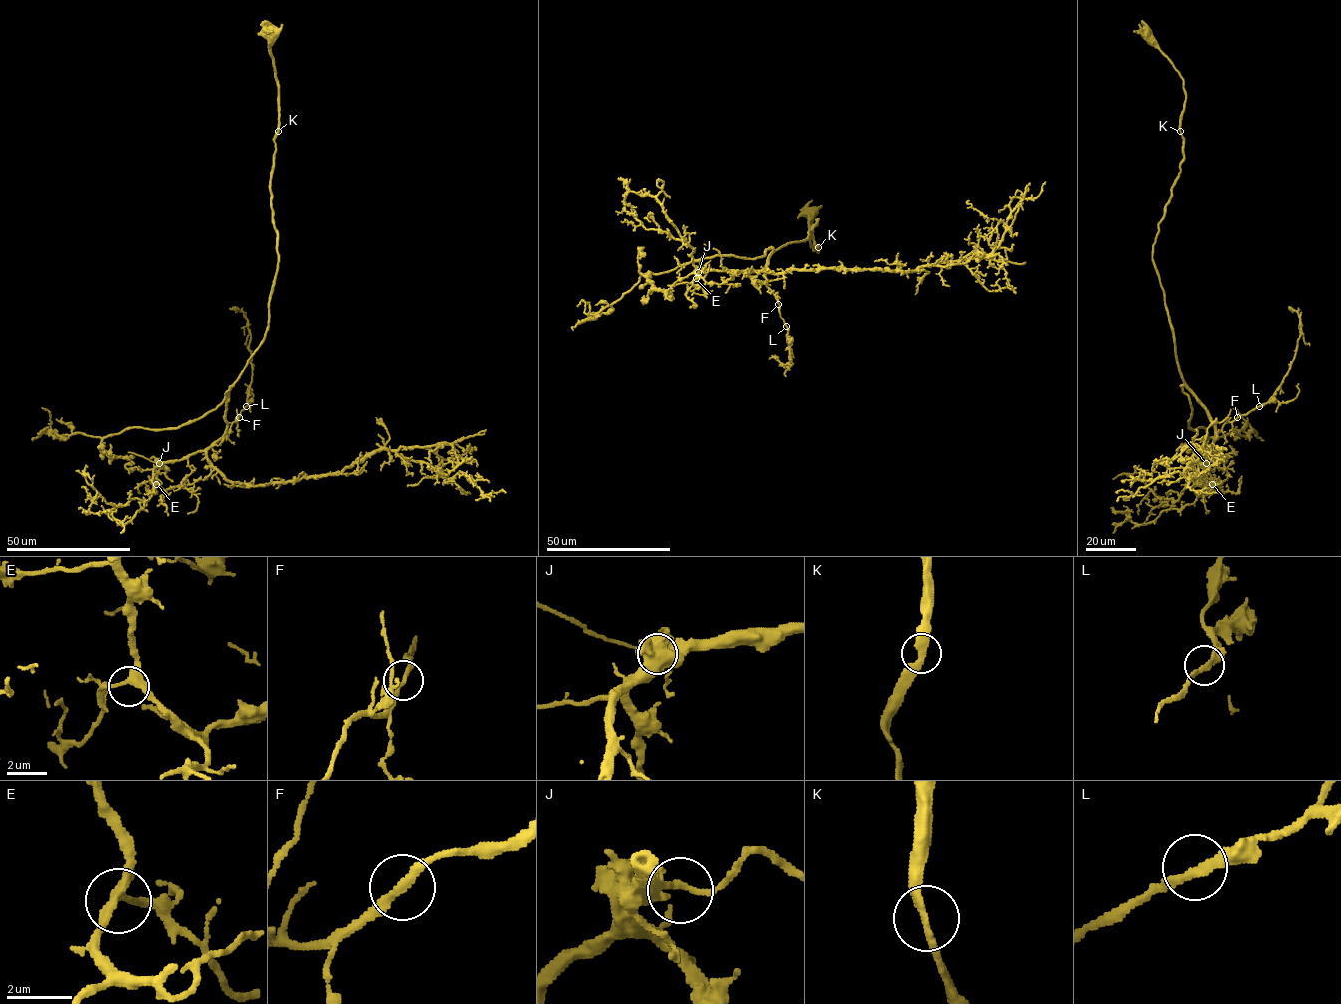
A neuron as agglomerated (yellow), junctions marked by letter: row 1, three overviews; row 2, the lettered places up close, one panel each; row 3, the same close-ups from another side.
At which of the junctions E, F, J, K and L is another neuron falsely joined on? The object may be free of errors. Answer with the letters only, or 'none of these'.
none of these

